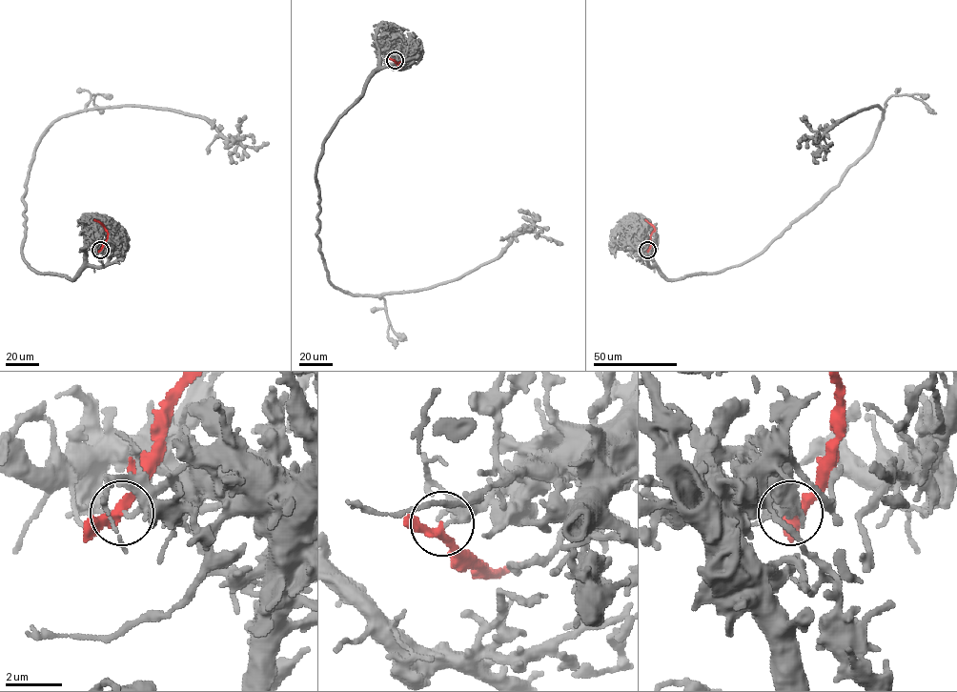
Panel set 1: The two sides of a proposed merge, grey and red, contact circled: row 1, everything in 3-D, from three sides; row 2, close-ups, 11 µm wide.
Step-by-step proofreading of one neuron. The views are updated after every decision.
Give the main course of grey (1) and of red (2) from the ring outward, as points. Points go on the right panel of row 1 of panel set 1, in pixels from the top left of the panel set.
1: (647, 250), (668, 278), (751, 260), (838, 184), (881, 110), (840, 120), (820, 139), (832, 142)
2: (647, 250), (654, 227), (645, 219)

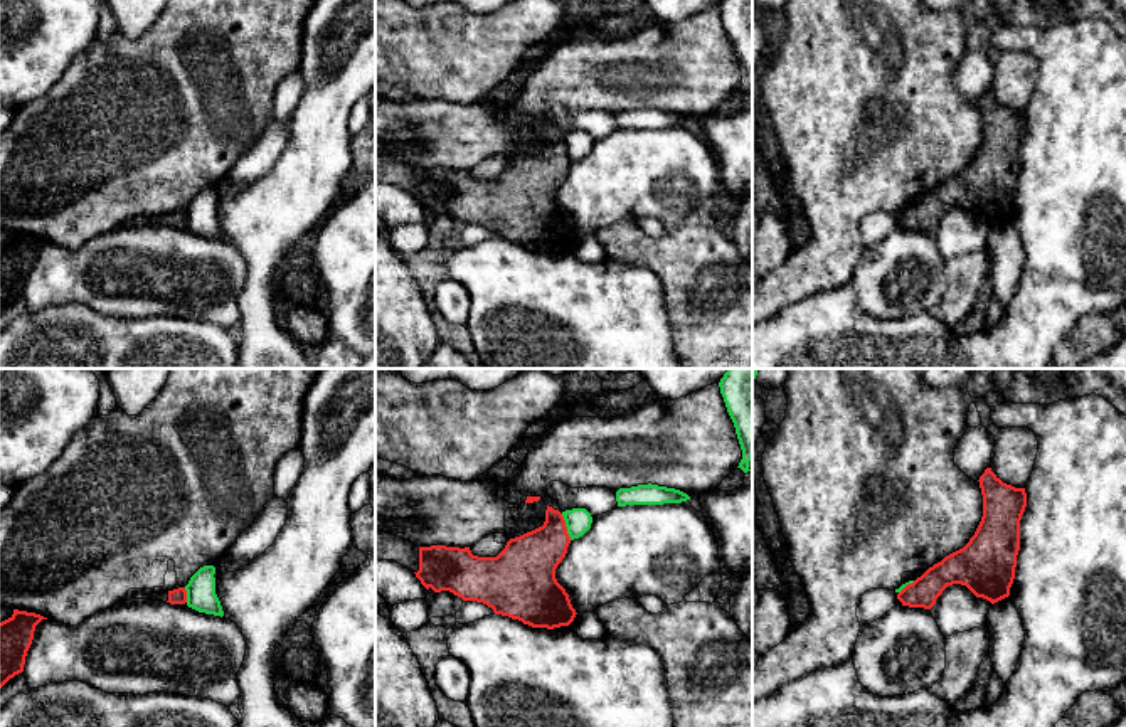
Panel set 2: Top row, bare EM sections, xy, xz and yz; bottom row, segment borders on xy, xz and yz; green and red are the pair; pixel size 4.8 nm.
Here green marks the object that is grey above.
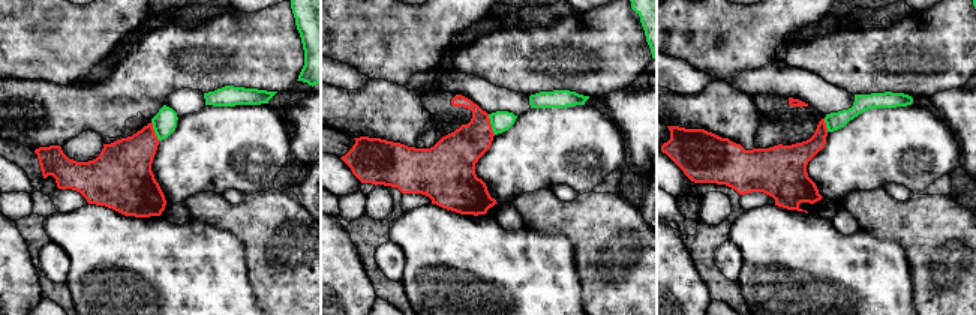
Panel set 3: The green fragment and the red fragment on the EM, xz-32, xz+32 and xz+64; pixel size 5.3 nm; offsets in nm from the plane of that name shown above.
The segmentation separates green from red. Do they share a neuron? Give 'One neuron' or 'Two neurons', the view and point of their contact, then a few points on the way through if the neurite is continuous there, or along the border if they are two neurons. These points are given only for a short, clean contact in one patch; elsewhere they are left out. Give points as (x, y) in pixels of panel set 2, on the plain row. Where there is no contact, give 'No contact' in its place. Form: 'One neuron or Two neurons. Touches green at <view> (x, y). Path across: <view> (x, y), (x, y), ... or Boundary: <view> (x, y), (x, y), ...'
Two neurons. Touches green at xz (566, 148). Boundary: xz (561, 137), (571, 162)

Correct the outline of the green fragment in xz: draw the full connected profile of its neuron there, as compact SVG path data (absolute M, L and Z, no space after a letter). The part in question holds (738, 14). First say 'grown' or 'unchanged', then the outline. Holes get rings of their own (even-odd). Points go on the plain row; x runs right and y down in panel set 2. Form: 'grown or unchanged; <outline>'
unchanged; M722 0L719 10L742 72L737 91L747 96L752 82L752 0Z

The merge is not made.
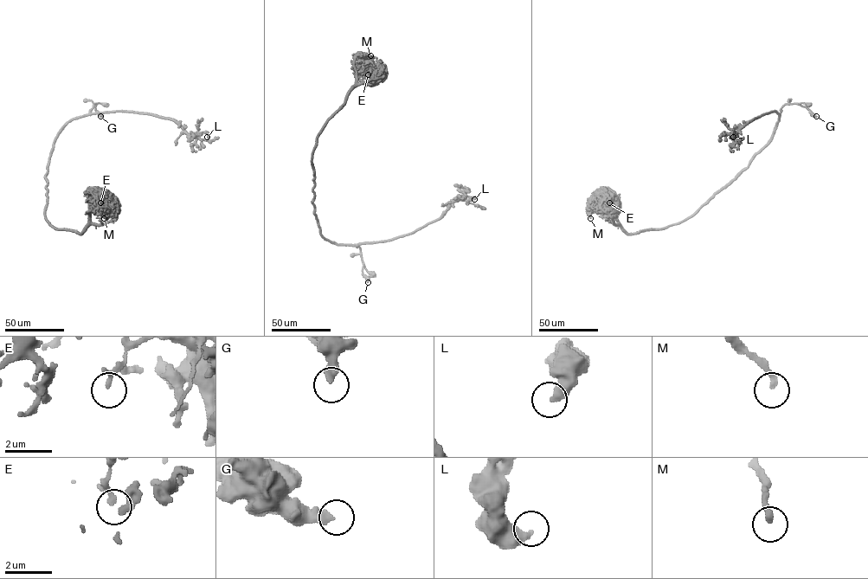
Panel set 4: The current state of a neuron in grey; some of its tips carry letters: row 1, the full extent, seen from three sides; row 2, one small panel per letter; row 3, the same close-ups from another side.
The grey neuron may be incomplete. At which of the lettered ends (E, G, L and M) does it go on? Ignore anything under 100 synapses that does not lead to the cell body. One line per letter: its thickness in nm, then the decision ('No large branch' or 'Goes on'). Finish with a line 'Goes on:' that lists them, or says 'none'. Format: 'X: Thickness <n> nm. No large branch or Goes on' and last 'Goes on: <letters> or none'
E: Thickness 200 nm. No large branch
G: Thickness 360 nm. No large branch
L: Thickness 400 nm. No large branch
M: Thickness 240 nm. No large branch
Goes on: none

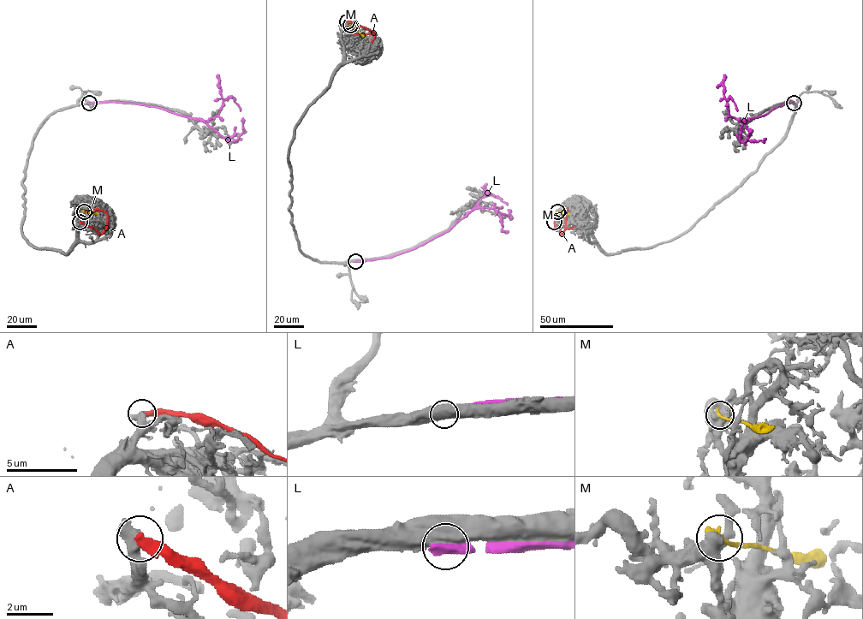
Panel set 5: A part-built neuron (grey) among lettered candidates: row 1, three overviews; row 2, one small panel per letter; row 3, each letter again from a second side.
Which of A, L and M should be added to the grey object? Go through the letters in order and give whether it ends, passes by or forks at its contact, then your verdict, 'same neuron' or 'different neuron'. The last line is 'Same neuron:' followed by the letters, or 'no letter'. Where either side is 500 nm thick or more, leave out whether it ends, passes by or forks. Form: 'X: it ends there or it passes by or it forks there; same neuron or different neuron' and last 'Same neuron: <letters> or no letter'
A: different neuron
L: different neuron
M: it ends there; different neuron
Same neuron: no letter

